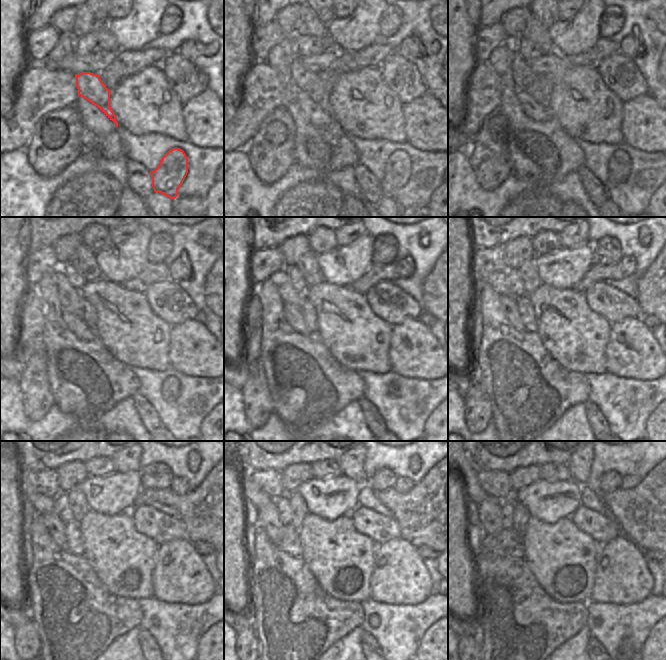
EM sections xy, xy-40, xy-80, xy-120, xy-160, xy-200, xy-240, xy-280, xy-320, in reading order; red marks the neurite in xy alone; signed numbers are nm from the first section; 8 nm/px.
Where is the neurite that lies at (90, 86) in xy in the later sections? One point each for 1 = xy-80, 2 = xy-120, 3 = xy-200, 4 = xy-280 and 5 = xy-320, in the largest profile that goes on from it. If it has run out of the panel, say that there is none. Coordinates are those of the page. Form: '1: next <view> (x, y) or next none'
1: next xy-80 (538, 87)
2: next xy-120 (71, 300)
3: next xy-200 (498, 281)
4: next xy-280 (253, 494)
5: next xy-320 (475, 493)

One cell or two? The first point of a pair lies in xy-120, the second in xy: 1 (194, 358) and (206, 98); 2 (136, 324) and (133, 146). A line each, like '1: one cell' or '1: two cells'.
1: one cell
2: two cells

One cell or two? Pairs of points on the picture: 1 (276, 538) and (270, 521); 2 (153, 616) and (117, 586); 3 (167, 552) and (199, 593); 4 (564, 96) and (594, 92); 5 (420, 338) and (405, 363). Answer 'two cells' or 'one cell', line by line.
1: one cell
2: two cells
3: one cell
4: one cell
5: one cell

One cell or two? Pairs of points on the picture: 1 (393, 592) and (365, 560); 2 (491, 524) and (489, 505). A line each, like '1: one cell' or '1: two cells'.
1: two cells
2: one cell

